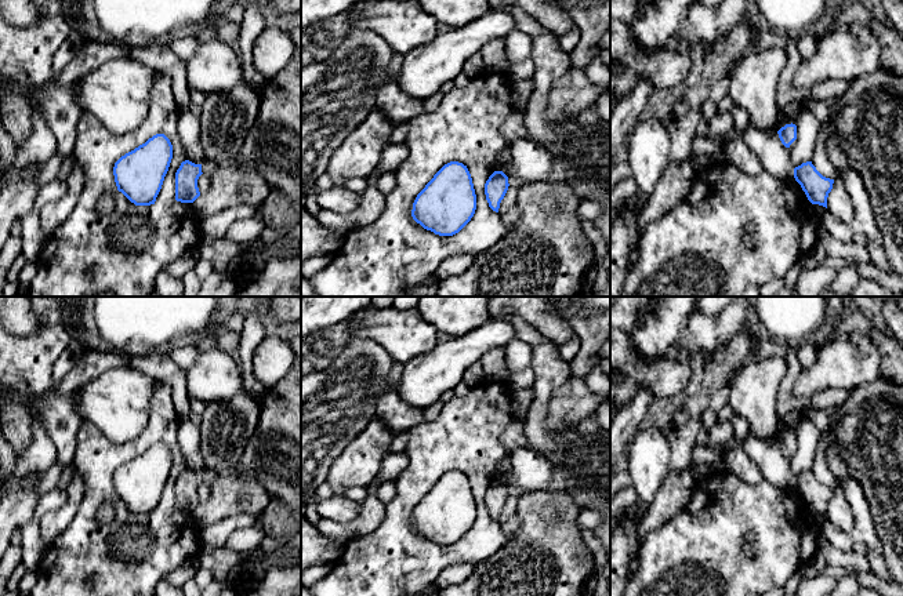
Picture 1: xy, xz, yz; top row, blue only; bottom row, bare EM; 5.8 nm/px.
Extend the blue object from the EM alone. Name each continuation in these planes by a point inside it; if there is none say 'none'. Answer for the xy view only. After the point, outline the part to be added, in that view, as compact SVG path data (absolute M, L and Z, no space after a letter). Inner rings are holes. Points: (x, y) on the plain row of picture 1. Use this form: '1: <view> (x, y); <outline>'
1: xy (207, 476); M204 468L200 473L202 473L202 481L211 486L214 481L213 472L210 472L208 469Z

